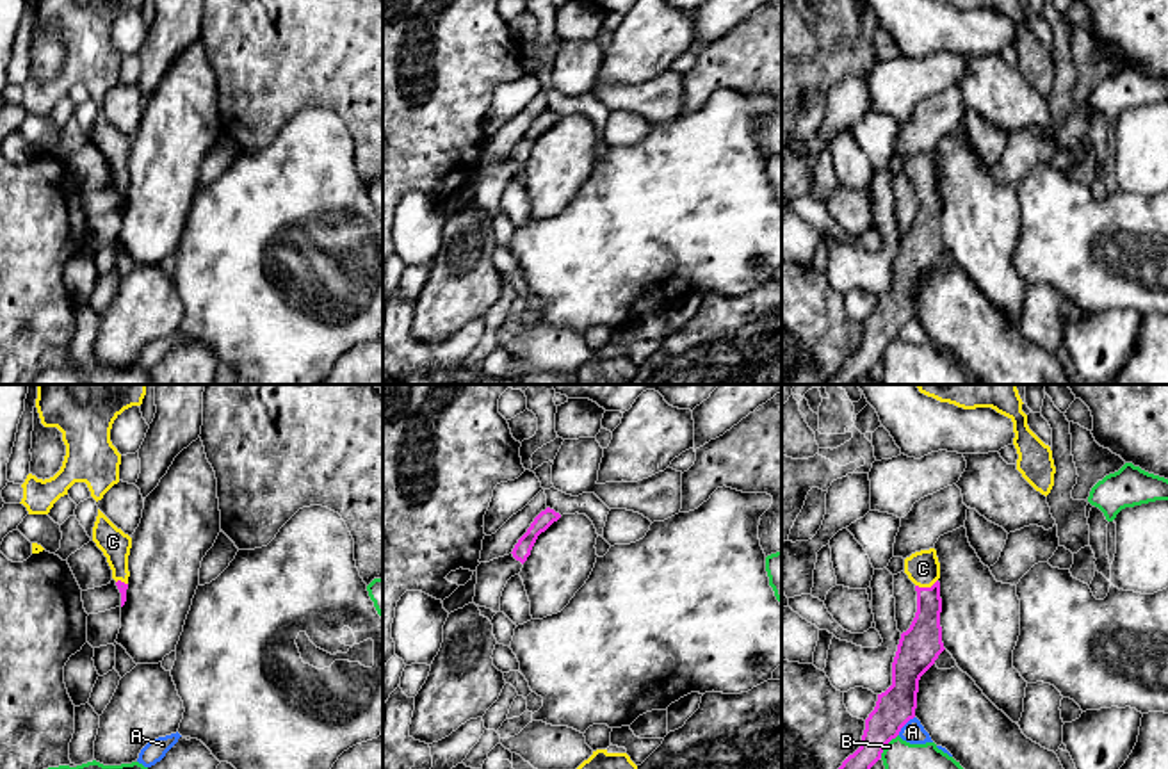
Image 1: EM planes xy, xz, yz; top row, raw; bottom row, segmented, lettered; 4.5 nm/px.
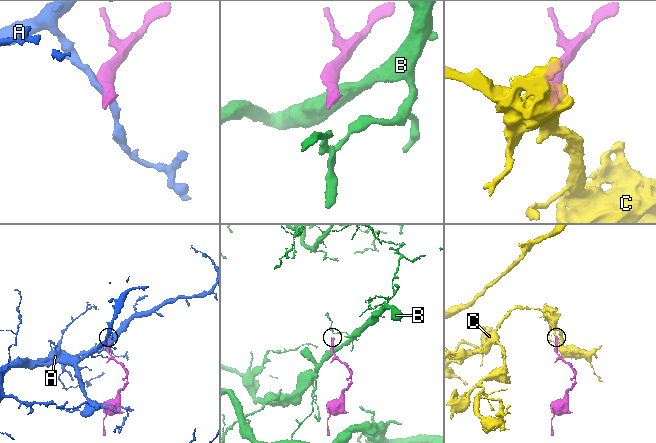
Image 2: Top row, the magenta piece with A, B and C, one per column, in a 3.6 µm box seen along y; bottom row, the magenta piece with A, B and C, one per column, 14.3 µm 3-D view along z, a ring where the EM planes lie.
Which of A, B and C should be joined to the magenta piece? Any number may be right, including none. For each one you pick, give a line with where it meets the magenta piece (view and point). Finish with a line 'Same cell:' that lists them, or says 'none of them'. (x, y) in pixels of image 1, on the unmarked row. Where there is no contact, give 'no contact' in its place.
C: contact yz (926, 189)
Same cell: C

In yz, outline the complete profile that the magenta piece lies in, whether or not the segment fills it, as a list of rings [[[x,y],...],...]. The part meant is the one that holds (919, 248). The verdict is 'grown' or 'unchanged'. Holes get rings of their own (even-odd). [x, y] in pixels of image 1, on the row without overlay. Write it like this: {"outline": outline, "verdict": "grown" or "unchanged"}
{"outline": [[[921,151],[906,158],[904,174],[915,185],[917,214],[910,230],[901,235],[892,263],[892,287],[878,295],[876,308],[865,320],[860,349],[824,384],[855,384],[869,376],[887,345],[915,319],[919,281],[945,251],[937,151]]], "verdict": "grown"}

